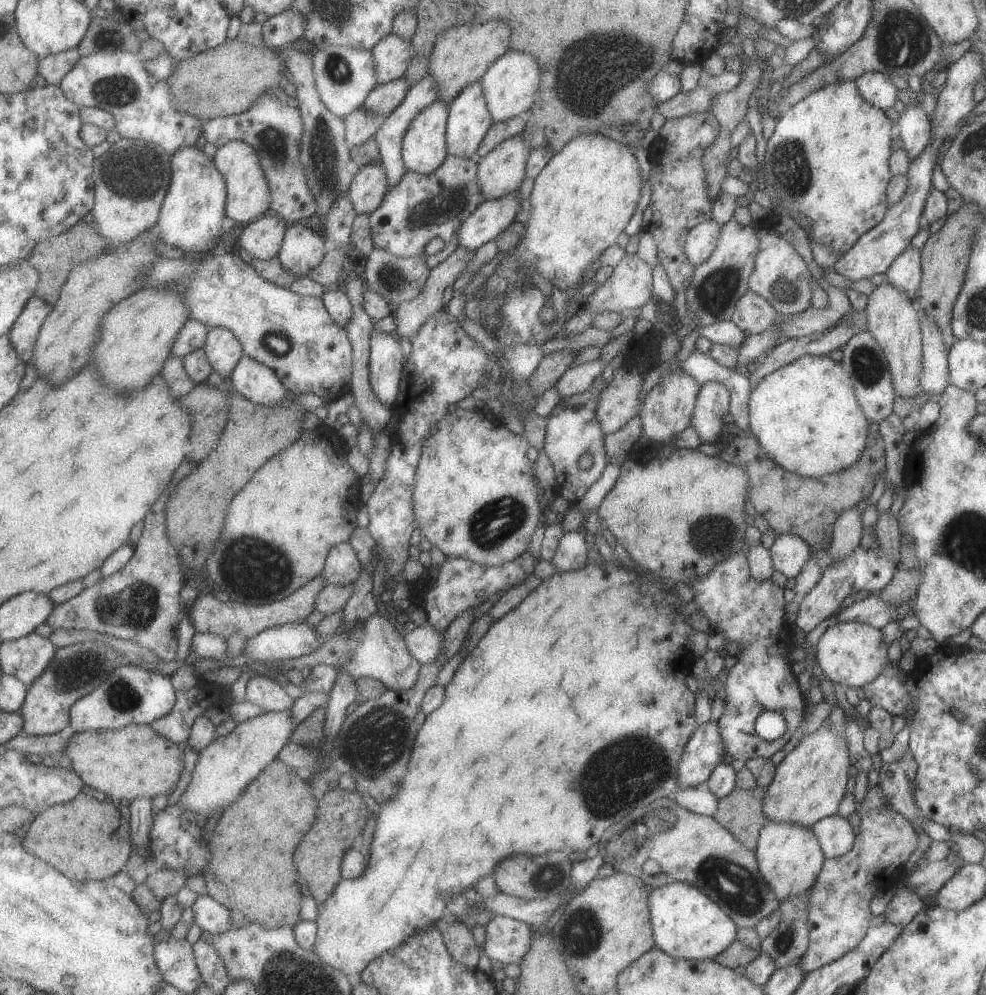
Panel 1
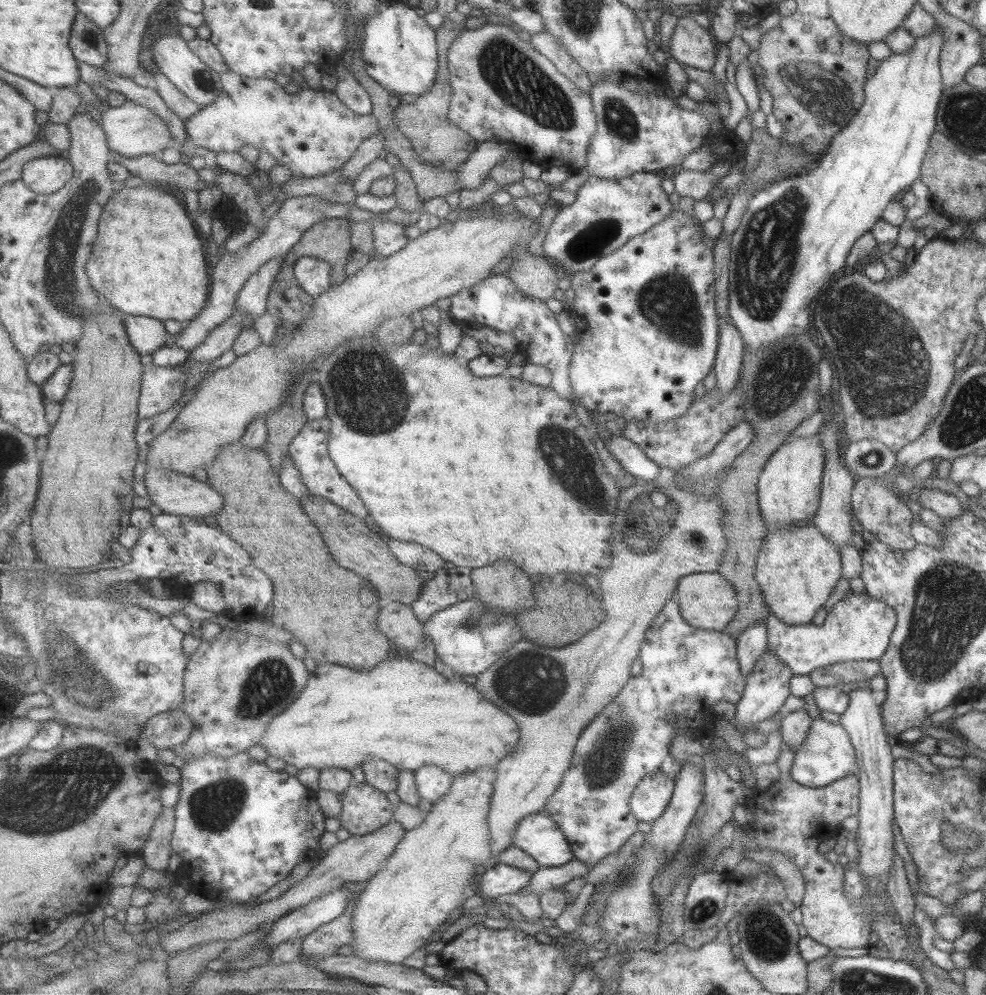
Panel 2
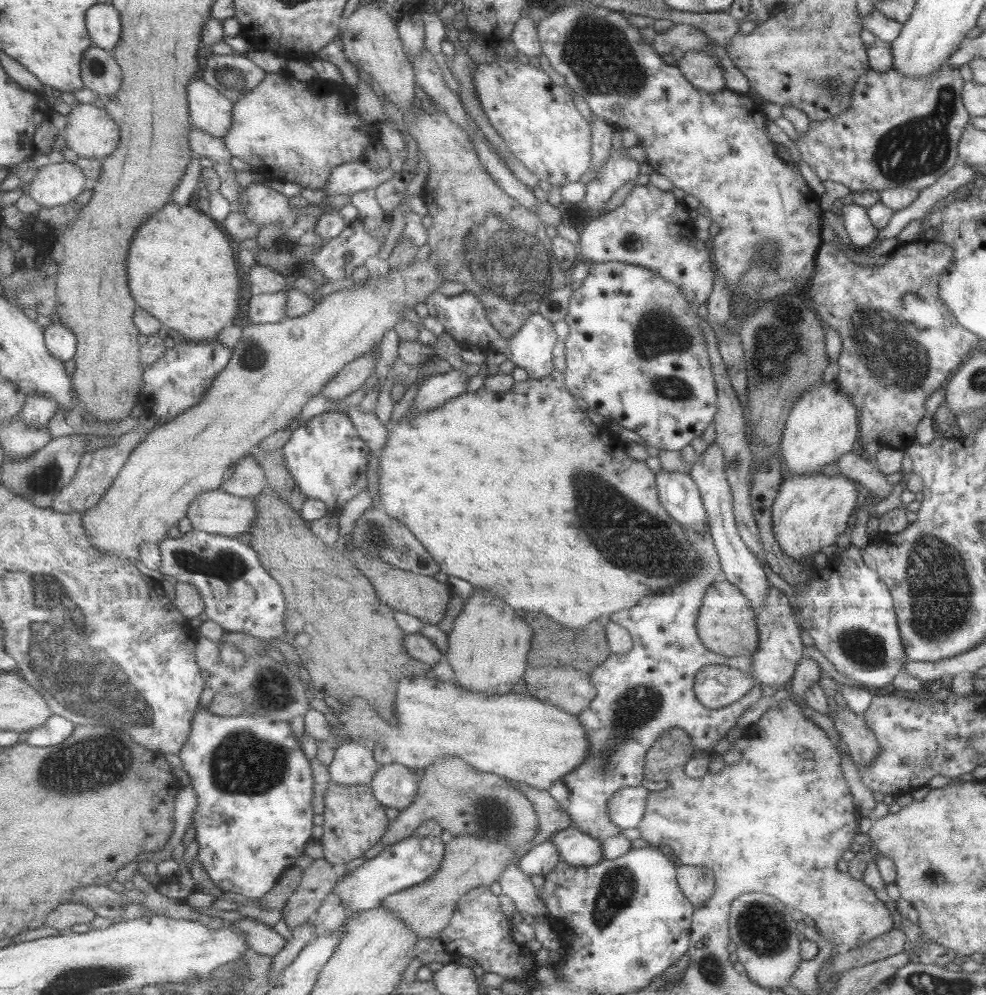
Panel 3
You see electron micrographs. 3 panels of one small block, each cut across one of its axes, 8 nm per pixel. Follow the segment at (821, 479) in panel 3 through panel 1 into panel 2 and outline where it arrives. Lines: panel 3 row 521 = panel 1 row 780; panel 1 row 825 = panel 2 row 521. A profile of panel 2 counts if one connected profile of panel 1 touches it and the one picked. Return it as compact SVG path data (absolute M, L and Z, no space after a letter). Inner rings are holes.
M812 518L803 519L803 521L799 521L799 525L793 525L793 527L767 531L759 545L754 577L767 604L769 614L773 614L778 620L789 626L811 623L812 617L824 606L831 589L839 580L841 561L838 549L833 545L831 539L827 539L821 535L819 529L815 529Z

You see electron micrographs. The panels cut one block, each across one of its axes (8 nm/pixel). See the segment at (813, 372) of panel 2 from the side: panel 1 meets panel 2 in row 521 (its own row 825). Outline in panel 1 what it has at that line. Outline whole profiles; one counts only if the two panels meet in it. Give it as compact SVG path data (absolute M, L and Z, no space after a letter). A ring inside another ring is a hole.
M757 786L751 790L733 787L730 794L718 799L717 810L712 816L728 830L745 848L754 850L759 830L768 818L761 810L765 791Z

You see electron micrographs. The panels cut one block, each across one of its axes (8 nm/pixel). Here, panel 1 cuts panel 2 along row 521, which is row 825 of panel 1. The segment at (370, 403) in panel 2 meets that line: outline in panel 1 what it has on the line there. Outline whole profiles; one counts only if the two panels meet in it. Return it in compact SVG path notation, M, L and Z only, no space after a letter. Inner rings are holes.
M602 559L602 560L603 560L603 564L599 564L599 566L595 566L595 562L589 562L589 561L588 561L588 562L587 562L587 564L585 564L585 566L583 566L583 568L581 568L581 570L573 570L573 571L569 571L569 572L559 572L559 571L558 571L558 570L557 570L557 571L556 571L556 572L555 572L555 574L553 574L553 575L552 575L552 576L551 576L551 577L549 577L549 578L547 578L547 579L546 579L546 580L543 580L543 581L542 581L542 583L541 583L541 586L539 586L539 588L535 588L535 590L533 590L533 592L531 592L531 594L530 594L530 595L529 595L529 596L528 596L528 597L527 597L527 598L526 598L526 599L525 599L525 600L524 600L524 601L523 601L523 602L522 602L522 603L521 603L521 604L520 604L520 605L519 605L519 606L518 606L518 608L515 608L515 610L513 610L513 612L510 612L510 613L509 613L509 614L506 614L506 615L505 615L505 616L504 616L504 617L503 617L503 618L502 618L502 619L501 619L501 620L498 620L498 621L494 621L494 625L493 625L493 626L492 626L492 627L491 627L491 628L490 628L490 629L489 629L489 632L488 632L488 633L487 633L487 634L486 634L486 635L485 635L485 636L484 636L484 637L483 637L483 640L481 640L481 642L480 642L480 643L479 643L479 646L477 646L477 648L474 648L474 649L473 649L473 650L472 650L472 651L471 651L471 652L470 652L470 653L469 653L469 654L467 654L467 656L465 656L465 658L464 658L464 660L463 660L463 662L462 662L462 663L461 663L461 664L460 664L460 666L459 666L459 668L458 668L458 670L457 670L457 671L456 671L456 673L455 673L455 675L454 675L454 676L453 676L453 677L452 677L452 680L451 680L451 681L450 681L450 682L449 682L449 683L448 683L448 684L447 684L447 694L446 694L446 697L445 697L445 702L443 702L443 704L442 704L442 705L441 705L441 706L440 706L440 707L439 707L439 708L437 708L437 710L434 710L434 711L433 711L433 712L432 712L432 713L431 713L431 714L430 714L430 715L428 715L428 716L427 716L427 717L426 717L426 719L425 719L425 721L424 721L424 723L423 723L423 725L422 725L422 726L421 726L421 727L420 727L420 731L419 731L419 736L418 736L418 737L417 737L417 744L415 744L415 746L414 746L414 749L413 749L413 758L411 758L411 764L409 764L409 768L407 768L407 774L405 774L405 778L403 778L403 780L401 780L401 784L399 784L399 788L397 788L397 796L395 796L395 798L391 798L391 800L387 800L387 802L384 802L384 803L383 803L383 804L382 804L382 805L380 805L380 811L379 811L379 812L378 812L378 814L376 814L376 816L375 816L375 817L374 817L374 818L375 818L375 821L376 821L376 825L375 825L375 826L374 826L374 835L373 835L373 840L372 840L372 843L371 843L371 844L370 844L370 852L371 852L371 856L369 856L369 864L367 864L367 870L365 870L365 872L363 872L363 876L359 876L359 878L356 878L356 879L343 879L343 880L341 880L341 882L339 882L339 886L337 886L337 888L335 888L335 892L333 892L333 896L330 896L330 897L329 897L329 898L328 898L328 899L327 899L327 900L326 900L326 901L325 901L325 902L323 902L323 904L321 904L321 905L318 905L318 915L317 915L317 922L318 922L318 938L317 938L317 941L316 941L316 945L315 945L315 948L314 948L314 951L315 951L315 952L316 952L316 953L317 953L317 954L318 954L318 955L319 955L319 956L321 956L321 958L323 958L323 960L324 960L324 961L325 961L325 962L326 962L326 963L327 963L327 964L330 964L330 965L331 965L331 966L334 966L334 967L335 967L335 968L338 968L338 969L339 969L339 970L342 970L342 971L343 971L343 972L345 972L345 974L348 974L348 976L349 976L349 977L350 977L350 976L351 976L351 975L360 975L360 974L363 974L363 972L365 972L365 970L367 970L367 967L368 967L368 966L369 966L369 965L370 965L370 964L371 964L371 962L373 962L373 961L374 961L374 960L375 960L375 959L376 959L376 958L379 958L379 956L381 956L381 955L382 955L382 954L385 954L385 953L386 953L386 952L387 952L387 951L388 951L388 950L391 950L391 949L393 949L393 948L397 948L397 946L401 946L401 944L405 944L405 942L407 942L407 938L409 938L409 936L413 936L413 935L414 935L414 934L415 934L415 933L419 933L419 930L423 930L423 928L427 928L427 926L431 926L431 924L437 924L437 922L440 922L440 921L441 921L441 920L442 920L442 919L446 919L446 917L448 917L448 914L449 914L449 910L448 910L448 902L447 902L447 898L449 898L449 896L455 896L455 894L463 894L463 892L465 892L465 890L471 890L471 888L473 888L473 889L475 889L475 886L476 886L476 885L477 885L477 882L479 882L479 880L482 880L482 878L485 878L485 877L487 877L487 876L491 876L491 874L494 874L494 872L495 872L495 869L497 869L497 866L498 866L498 864L499 864L499 862L501 862L501 861L502 861L502 860L505 860L505 858L509 858L509 856L515 856L515 854L529 854L529 855L531 855L531 856L537 856L537 855L541 855L541 854L545 854L545 853L547 853L547 852L551 852L551 851L553 851L553 850L557 850L557 851L563 851L563 852L566 852L566 853L567 853L567 854L573 854L573 852L581 852L581 850L582 850L582 851L583 851L583 852L585 852L585 851L586 851L586 850L587 850L587 849L588 849L588 848L589 848L589 847L590 847L590 846L593 846L593 844L598 844L598 842L599 842L599 841L600 841L600 840L601 840L601 838L602 838L602 834L603 834L603 833L605 833L605 832L606 832L606 830L607 830L607 829L609 829L609 828L610 828L610 826L611 826L611 825L614 825L614 824L615 824L615 822L619 822L619 820L622 820L622 818L623 818L623 817L626 817L626 816L627 816L627 814L629 814L629 813L631 813L631 812L632 812L632 811L633 811L633 810L635 810L635 809L639 809L639 808L643 808L643 807L644 807L644 806L647 806L647 804L649 804L649 803L650 803L650 802L653 802L653 801L654 801L654 800L655 800L655 799L658 799L658 798L661 798L661 797L671 797L671 794L672 794L672 793L673 793L673 792L674 792L674 790L675 790L675 789L676 789L676 788L677 788L677 766L679 766L679 760L681 760L681 754L683 754L683 748L685 748L685 744L687 744L687 741L688 741L688 740L689 740L689 739L690 739L690 736L691 736L691 734L693 734L693 731L694 731L694 730L695 730L695 727L696 727L696 726L697 726L697 723L696 723L696 721L695 721L695 710L694 710L694 709L693 709L693 707L694 707L694 704L695 704L695 694L696 694L696 693L694 693L694 692L693 692L693 691L692 691L692 689L688 689L688 688L687 688L687 685L685 685L685 677L686 677L686 675L687 675L687 674L688 674L688 672L689 672L689 671L690 671L690 669L691 669L691 667L692 667L692 665L693 665L693 664L694 664L694 662L697 662L697 659L696 659L696 658L695 658L695 656L694 656L694 655L693 655L693 654L692 654L692 653L691 653L691 652L690 652L690 650L691 650L691 648L689 648L689 647L690 647L690 644L689 644L689 639L690 639L690 636L689 636L689 635L691 635L691 634L692 634L692 633L693 633L693 631L692 631L692 629L691 629L691 627L690 627L690 626L689 626L689 625L688 625L688 624L687 624L687 623L686 623L686 622L685 622L685 620L686 620L686 616L683 616L683 615L682 615L682 614L681 614L681 615L677 615L677 614L675 614L675 612L676 612L676 610L675 610L675 609L677 609L677 608L678 608L678 607L679 607L679 605L680 605L680 604L682 604L682 602L681 602L681 601L680 601L680 599L679 599L679 598L678 598L678 596L677 596L677 594L676 594L676 593L675 593L675 587L674 587L674 585L673 585L673 582L671 582L671 583L672 583L672 586L666 586L666 587L667 587L667 590L664 590L664 588L663 588L663 589L662 589L662 586L661 586L661 588L660 588L660 587L659 587L659 586L660 586L660 584L655 584L655 578L653 578L653 576L651 576L651 572L649 572L649 570L645 570L645 568L641 568L641 566L636 566L636 565L634 565L634 566L633 566L633 568L632 568L632 567L631 567L631 568L619 568L619 566L617 566L617 564L609 564L609 562L606 562L606 561L605 561L605 560L604 560L604 559Z

